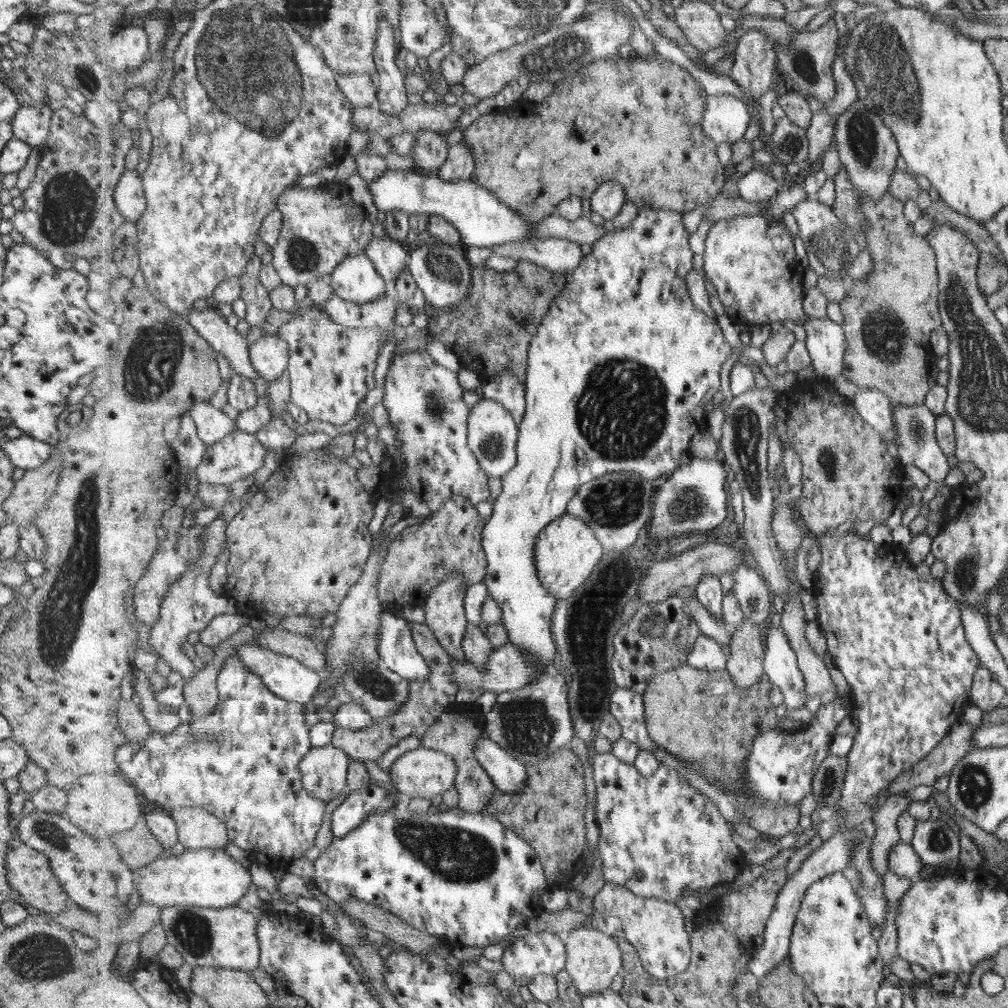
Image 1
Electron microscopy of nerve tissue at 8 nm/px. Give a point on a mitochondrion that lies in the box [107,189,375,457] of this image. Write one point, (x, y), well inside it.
(152, 361)

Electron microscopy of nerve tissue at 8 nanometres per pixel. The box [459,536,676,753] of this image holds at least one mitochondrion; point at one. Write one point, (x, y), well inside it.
(585, 632)

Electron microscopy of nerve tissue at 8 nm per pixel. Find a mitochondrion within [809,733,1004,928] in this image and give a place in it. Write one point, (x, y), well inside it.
(975, 786)

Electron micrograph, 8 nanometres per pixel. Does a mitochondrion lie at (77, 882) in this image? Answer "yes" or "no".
no

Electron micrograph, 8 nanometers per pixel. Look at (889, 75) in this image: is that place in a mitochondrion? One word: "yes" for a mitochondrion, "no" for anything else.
yes

